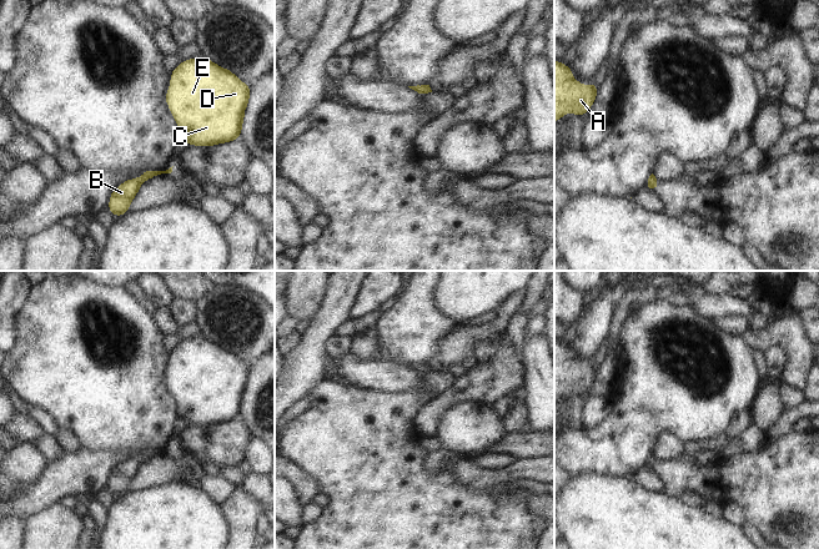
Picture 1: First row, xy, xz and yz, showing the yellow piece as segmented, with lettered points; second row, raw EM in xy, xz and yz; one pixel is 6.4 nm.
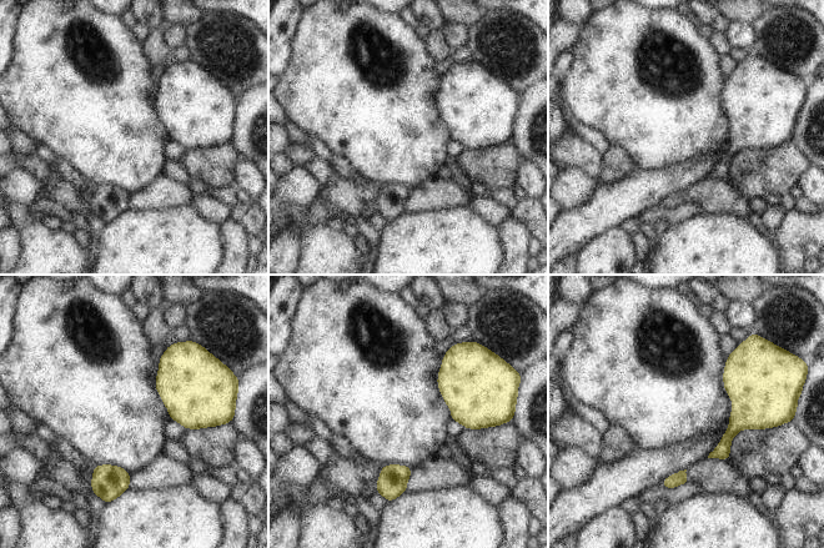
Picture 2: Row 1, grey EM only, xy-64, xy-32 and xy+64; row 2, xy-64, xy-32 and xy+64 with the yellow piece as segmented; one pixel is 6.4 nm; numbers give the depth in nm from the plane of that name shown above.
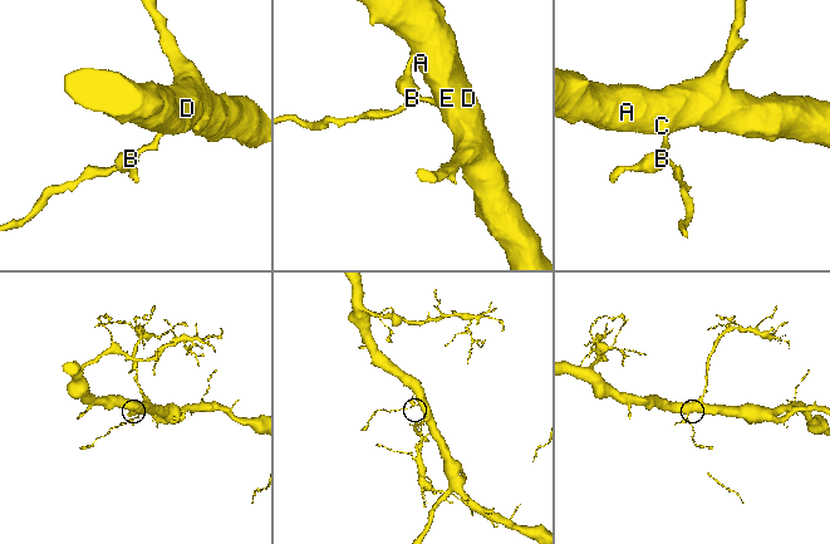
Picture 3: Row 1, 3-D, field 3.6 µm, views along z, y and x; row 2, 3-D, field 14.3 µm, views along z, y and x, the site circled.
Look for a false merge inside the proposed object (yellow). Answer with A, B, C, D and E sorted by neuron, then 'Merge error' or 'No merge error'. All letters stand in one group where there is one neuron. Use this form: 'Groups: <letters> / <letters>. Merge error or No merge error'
Groups: A B C D E. No merge error

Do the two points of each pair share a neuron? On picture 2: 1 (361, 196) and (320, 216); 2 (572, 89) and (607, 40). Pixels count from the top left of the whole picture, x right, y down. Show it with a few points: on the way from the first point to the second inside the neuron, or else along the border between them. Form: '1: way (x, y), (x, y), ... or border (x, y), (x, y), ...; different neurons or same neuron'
1: way (351, 196), (340, 196), (330, 206); same neuron
2: way (584, 79), (607, 56), (607, 53); same neuron

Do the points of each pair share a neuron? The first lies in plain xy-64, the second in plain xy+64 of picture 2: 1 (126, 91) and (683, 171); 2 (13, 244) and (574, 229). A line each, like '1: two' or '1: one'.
1: two
2: two

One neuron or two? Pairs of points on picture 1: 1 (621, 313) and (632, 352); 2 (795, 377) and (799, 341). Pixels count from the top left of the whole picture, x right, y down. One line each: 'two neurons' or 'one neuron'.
1: two neurons
2: one neuron

